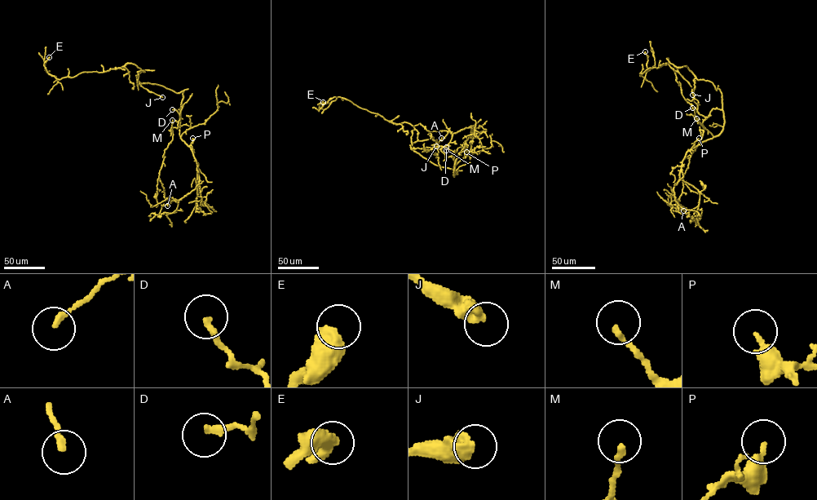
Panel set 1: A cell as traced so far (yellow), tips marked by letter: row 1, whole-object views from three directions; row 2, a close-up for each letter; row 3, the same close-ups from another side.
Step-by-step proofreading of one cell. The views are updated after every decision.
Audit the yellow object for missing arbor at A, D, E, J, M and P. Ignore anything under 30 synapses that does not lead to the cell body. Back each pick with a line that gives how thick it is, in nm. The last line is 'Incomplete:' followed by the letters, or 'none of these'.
Incomplete: none of these

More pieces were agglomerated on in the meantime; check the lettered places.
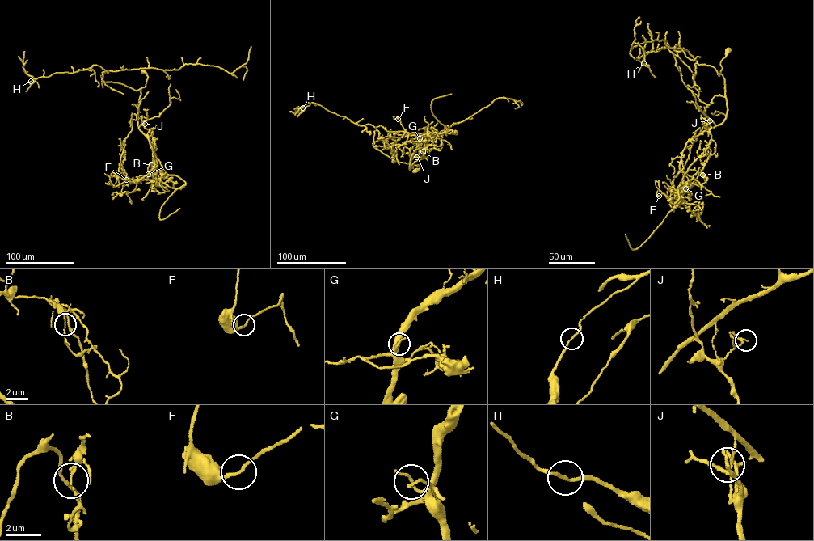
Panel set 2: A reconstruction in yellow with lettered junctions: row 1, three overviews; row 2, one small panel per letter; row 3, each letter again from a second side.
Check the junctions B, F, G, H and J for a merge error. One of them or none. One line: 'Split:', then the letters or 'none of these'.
Split: B

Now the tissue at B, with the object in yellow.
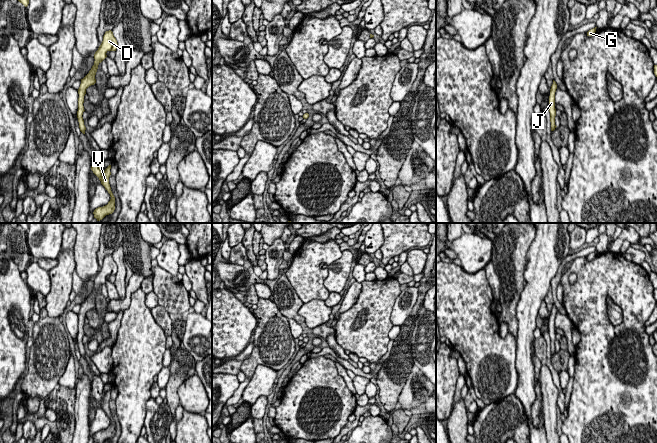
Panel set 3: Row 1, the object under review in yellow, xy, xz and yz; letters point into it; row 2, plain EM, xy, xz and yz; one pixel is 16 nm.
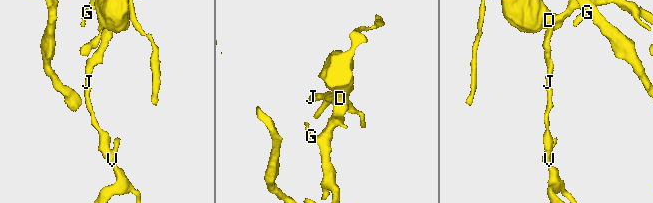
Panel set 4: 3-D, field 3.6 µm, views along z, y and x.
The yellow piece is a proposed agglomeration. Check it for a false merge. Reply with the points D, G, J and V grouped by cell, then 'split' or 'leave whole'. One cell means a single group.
groups D G J / V; split

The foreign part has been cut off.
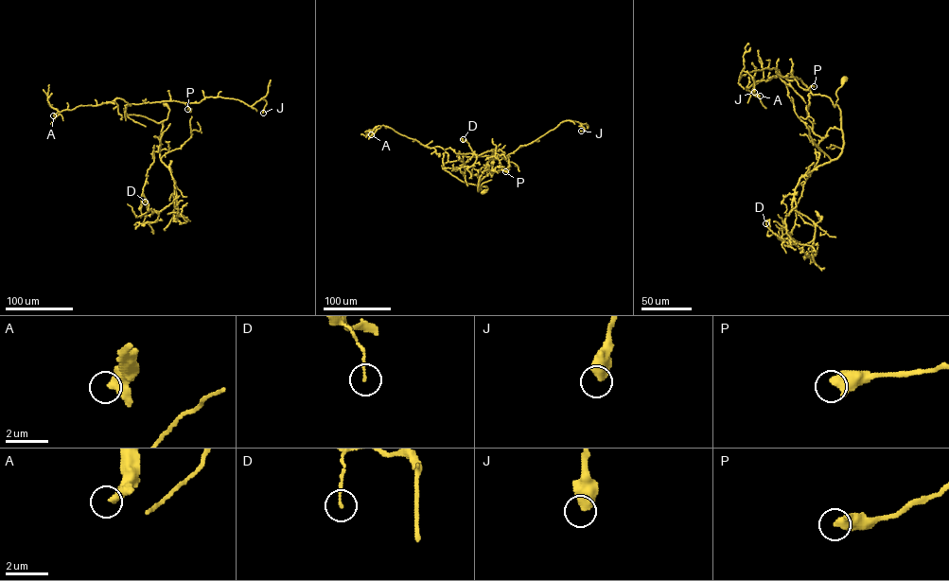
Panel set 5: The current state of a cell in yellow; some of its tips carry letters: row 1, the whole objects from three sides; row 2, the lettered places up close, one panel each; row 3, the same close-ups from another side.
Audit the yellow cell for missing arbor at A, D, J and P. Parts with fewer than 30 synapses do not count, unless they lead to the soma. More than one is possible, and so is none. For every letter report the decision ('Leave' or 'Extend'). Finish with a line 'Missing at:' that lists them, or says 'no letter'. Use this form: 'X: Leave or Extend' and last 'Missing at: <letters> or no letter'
A: Leave
D: Leave
J: Leave
P: Leave
Missing at: no letter

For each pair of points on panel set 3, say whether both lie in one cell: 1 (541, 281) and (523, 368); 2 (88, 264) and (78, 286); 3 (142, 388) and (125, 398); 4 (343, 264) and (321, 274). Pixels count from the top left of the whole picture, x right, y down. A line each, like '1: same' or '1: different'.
1: same
2: different
3: same
4: different

